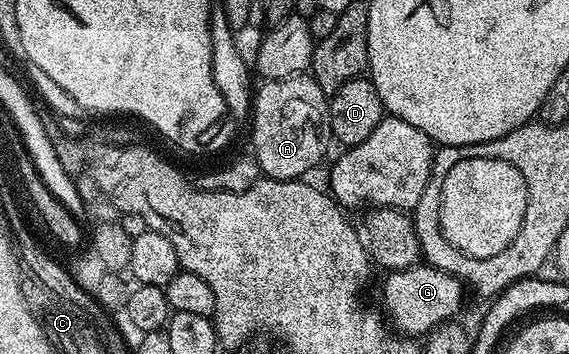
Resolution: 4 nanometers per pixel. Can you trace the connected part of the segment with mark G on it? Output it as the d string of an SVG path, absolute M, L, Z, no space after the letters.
M417 265L401 271L389 271L383 277L384 284L380 287L380 299L384 302L382 311L397 332L408 337L424 337L439 323L447 323L459 316L456 314L464 303L466 288L450 273L437 267Z

